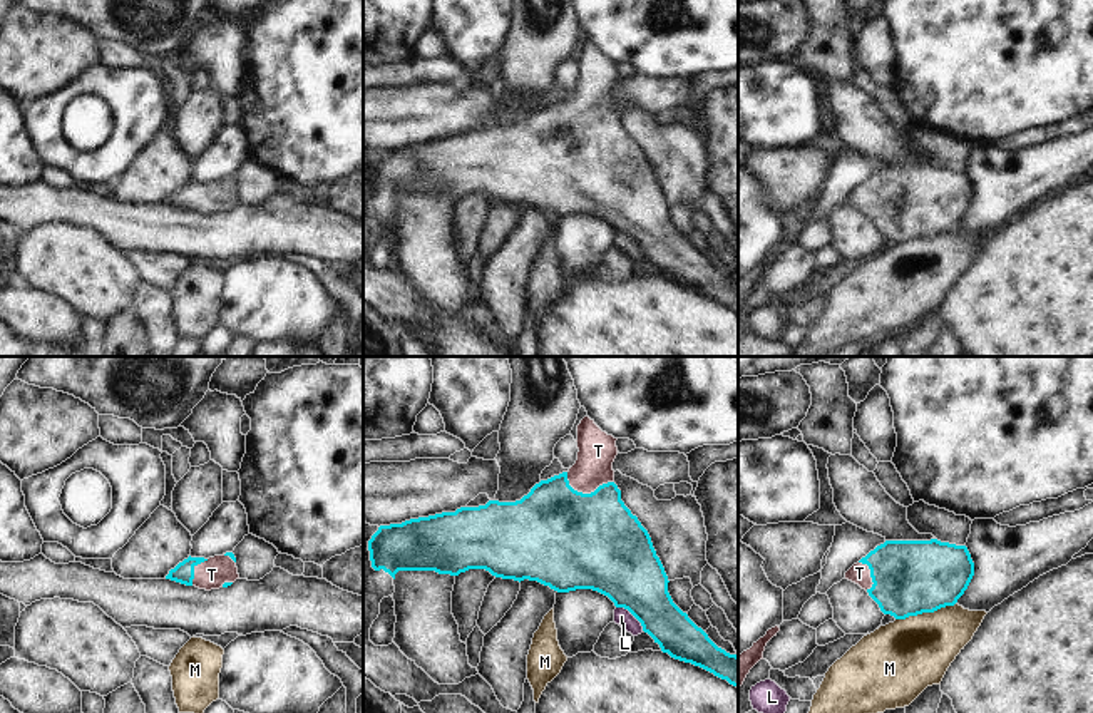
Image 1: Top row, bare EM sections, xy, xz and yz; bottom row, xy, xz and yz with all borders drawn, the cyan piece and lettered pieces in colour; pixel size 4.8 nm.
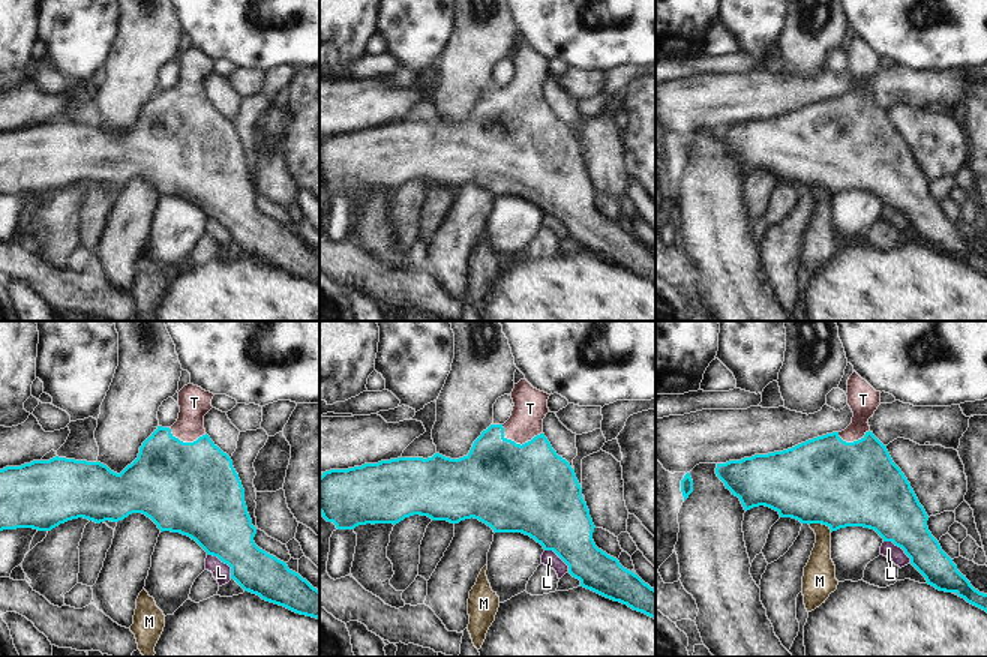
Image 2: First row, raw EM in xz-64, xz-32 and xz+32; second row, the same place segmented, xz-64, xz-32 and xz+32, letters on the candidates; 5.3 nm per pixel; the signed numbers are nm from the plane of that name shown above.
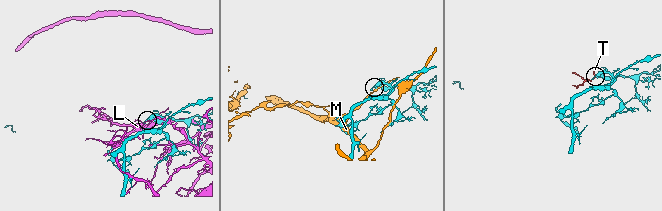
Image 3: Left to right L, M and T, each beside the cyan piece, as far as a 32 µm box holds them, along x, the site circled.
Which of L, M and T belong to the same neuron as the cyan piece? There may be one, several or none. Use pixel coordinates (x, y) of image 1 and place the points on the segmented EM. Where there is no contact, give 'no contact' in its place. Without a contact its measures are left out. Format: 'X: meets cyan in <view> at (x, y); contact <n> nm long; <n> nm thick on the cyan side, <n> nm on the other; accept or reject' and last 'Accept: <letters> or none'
L: meets cyan in xz at (631, 613); contact 180 nm long; 340 nm thick on the cyan side, 80 nm on the other; reject
M: meets cyan in yz at (924, 611); contact 300 nm long; 360 nm thick on the cyan side, 360 nm on the other; reject
T: meets cyan in xz at (586, 494); contact 240 nm long; 480 nm thick on the cyan side, 180 nm on the other; accept
Accept: T

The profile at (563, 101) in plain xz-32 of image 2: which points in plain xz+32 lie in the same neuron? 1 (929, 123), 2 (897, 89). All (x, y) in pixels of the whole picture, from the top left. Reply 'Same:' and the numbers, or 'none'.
Same: 1

